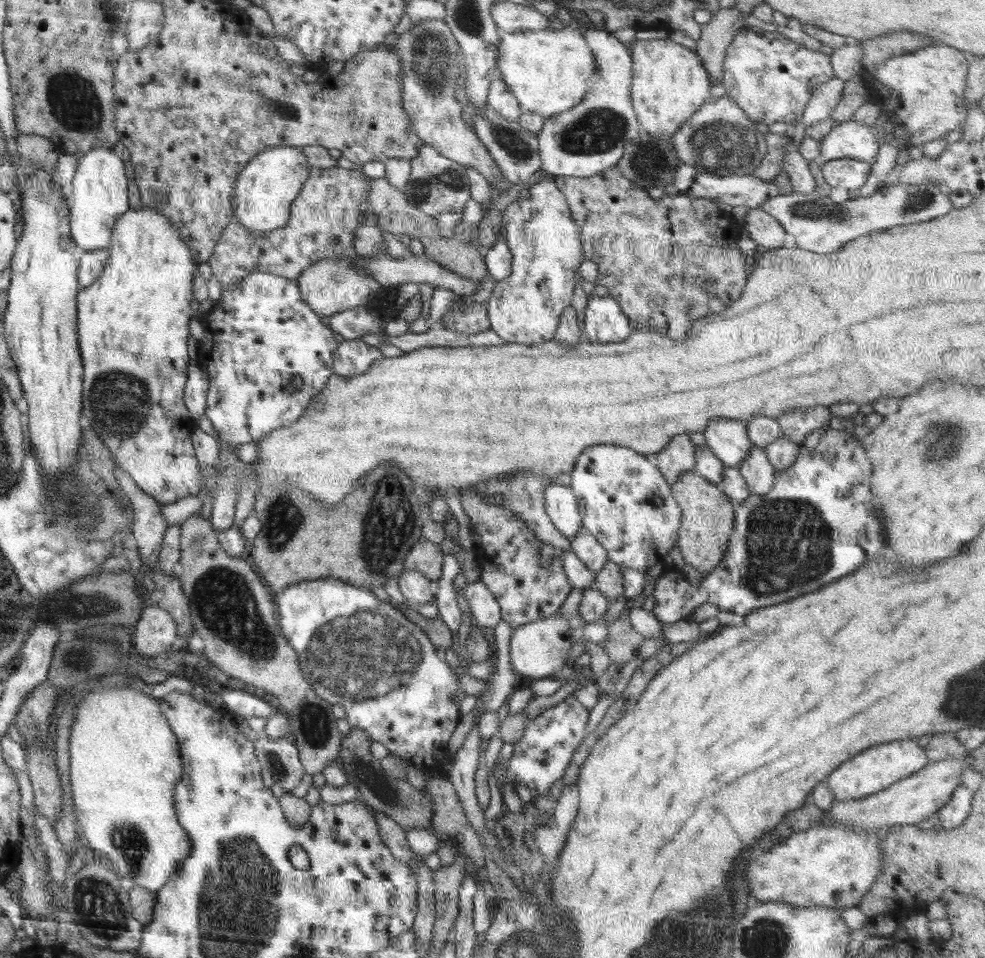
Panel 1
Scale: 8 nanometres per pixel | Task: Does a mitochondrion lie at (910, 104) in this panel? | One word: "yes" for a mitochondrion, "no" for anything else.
no

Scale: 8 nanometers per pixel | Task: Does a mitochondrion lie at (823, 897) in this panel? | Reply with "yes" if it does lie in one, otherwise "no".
no

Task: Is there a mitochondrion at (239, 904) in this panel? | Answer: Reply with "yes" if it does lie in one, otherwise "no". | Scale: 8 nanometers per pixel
yes

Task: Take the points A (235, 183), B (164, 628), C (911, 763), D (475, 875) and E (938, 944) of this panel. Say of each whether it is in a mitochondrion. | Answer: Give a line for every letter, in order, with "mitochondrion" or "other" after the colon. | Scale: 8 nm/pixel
A: other
B: other
C: other
D: other
E: other

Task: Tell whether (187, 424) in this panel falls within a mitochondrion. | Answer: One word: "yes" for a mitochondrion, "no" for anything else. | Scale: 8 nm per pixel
no

